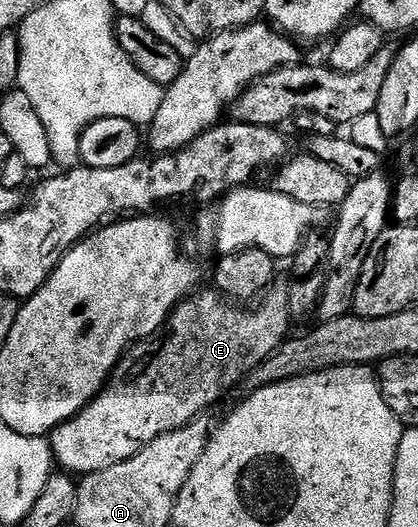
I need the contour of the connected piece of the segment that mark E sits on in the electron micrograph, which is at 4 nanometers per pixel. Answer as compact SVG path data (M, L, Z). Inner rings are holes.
M274 285L264 301L257 304L262 306L254 305L252 308L242 308L226 300L216 289L208 289L194 292L177 303L164 333L152 340L138 341L113 369L105 389L99 391L75 417L68 418L53 431L53 457L62 471L84 476L131 460L131 456L147 448L151 440L175 432L202 417L208 406L215 405L224 396L225 390L248 378L255 367L263 364L263 360L267 360L267 356L271 356L271 352L278 350L290 337L289 292L284 285Z

